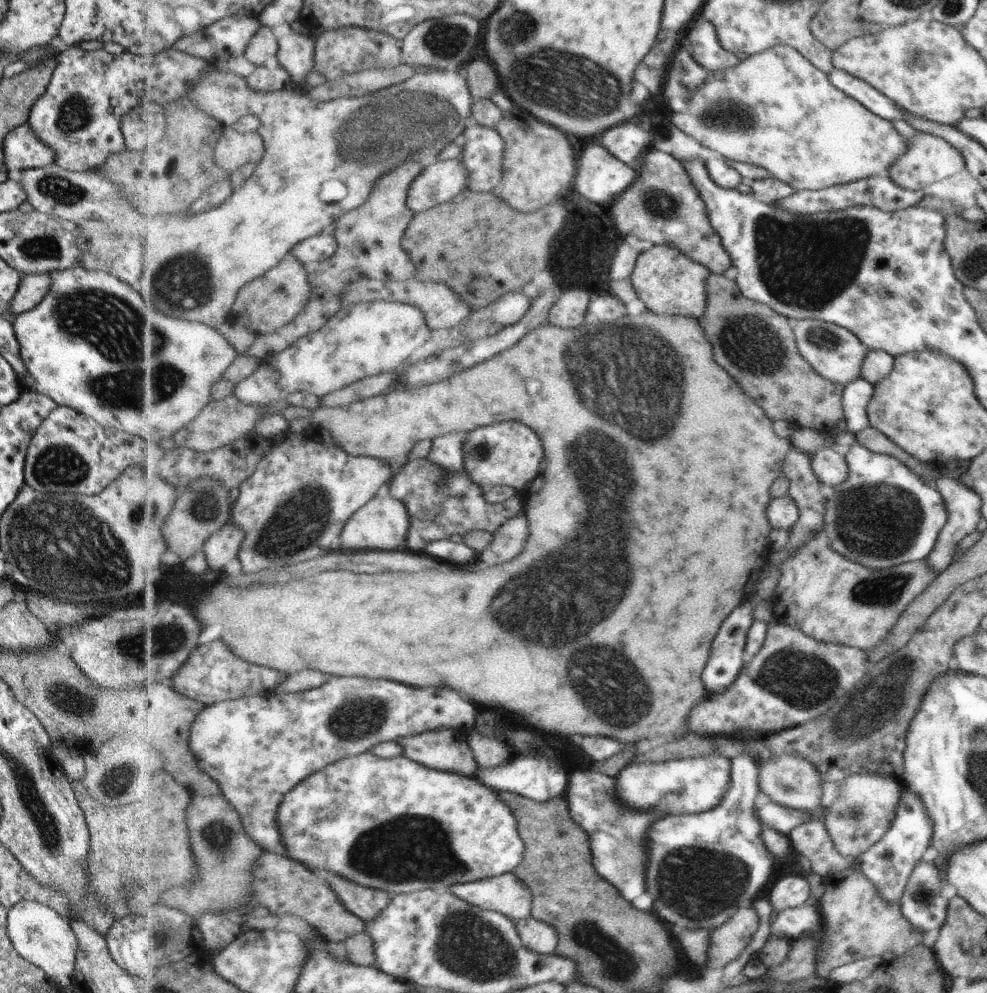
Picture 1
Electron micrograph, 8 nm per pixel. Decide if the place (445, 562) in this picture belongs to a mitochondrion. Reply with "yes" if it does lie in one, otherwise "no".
no

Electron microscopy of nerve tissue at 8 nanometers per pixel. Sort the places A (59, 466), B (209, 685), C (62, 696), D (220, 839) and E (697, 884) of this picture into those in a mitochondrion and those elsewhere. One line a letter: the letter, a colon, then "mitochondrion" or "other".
A: mitochondrion
B: other
C: mitochondrion
D: mitochondrion
E: mitochondrion

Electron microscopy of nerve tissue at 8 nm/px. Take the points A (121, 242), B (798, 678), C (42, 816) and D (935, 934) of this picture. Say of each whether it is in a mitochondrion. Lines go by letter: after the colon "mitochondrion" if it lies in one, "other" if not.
A: other
B: mitochondrion
C: mitochondrion
D: other

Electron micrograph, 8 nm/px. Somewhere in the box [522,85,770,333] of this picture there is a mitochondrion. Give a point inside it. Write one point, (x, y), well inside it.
(742, 117)

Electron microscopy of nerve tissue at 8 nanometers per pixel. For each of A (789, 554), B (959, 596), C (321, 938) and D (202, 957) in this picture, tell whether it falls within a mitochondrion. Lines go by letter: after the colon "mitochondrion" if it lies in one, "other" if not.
A: other
B: other
C: other
D: other

